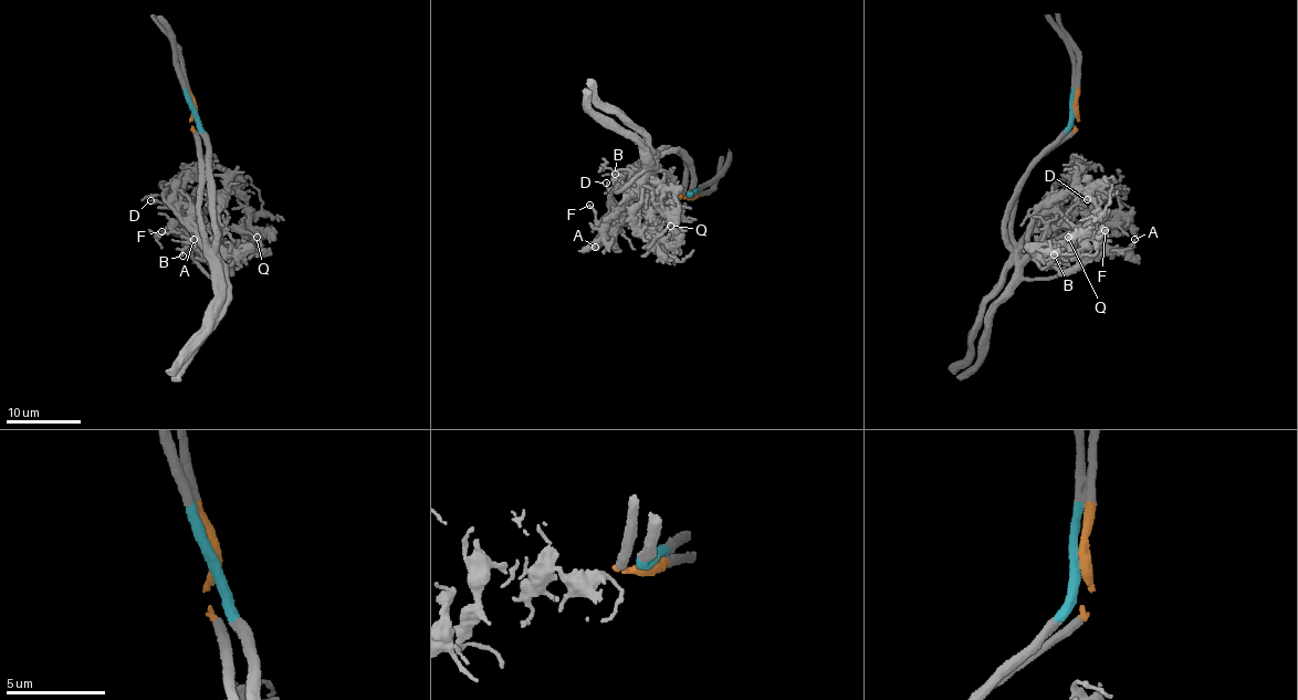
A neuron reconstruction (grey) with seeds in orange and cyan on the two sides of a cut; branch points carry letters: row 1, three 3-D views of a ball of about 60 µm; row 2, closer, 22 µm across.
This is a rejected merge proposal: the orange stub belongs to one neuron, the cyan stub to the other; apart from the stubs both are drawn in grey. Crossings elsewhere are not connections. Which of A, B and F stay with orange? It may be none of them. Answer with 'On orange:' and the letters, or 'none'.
On orange: none

